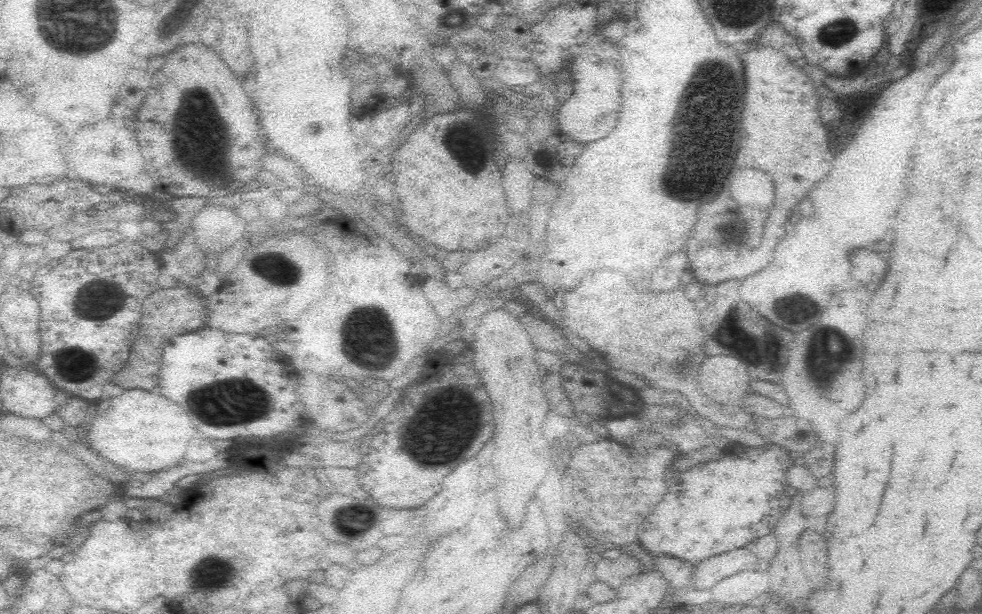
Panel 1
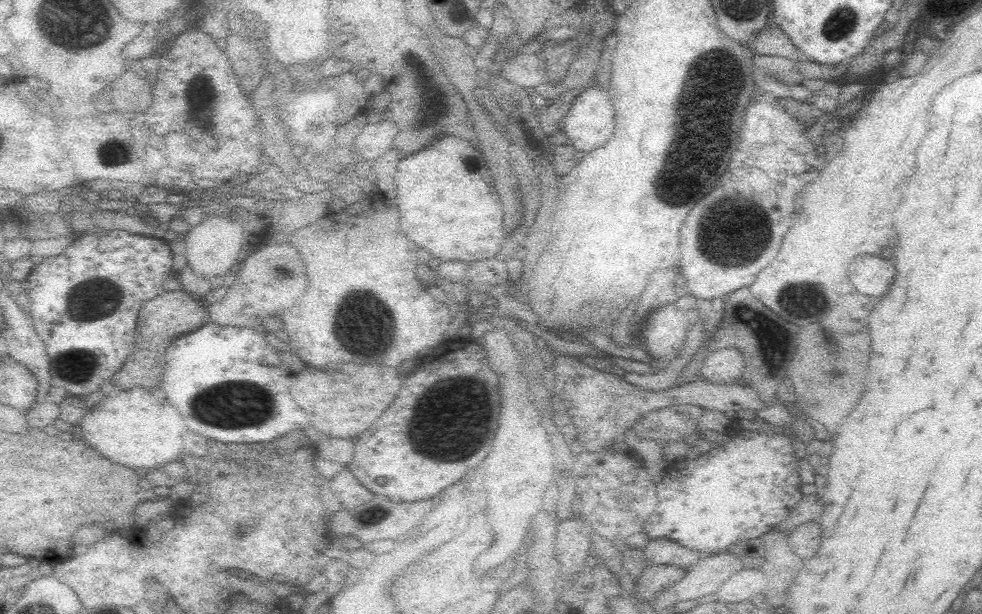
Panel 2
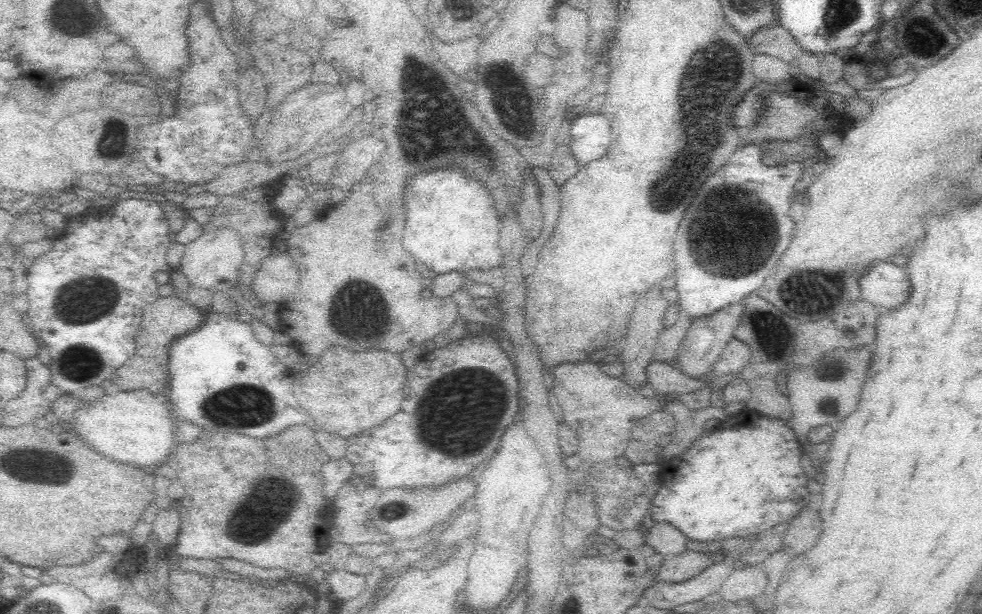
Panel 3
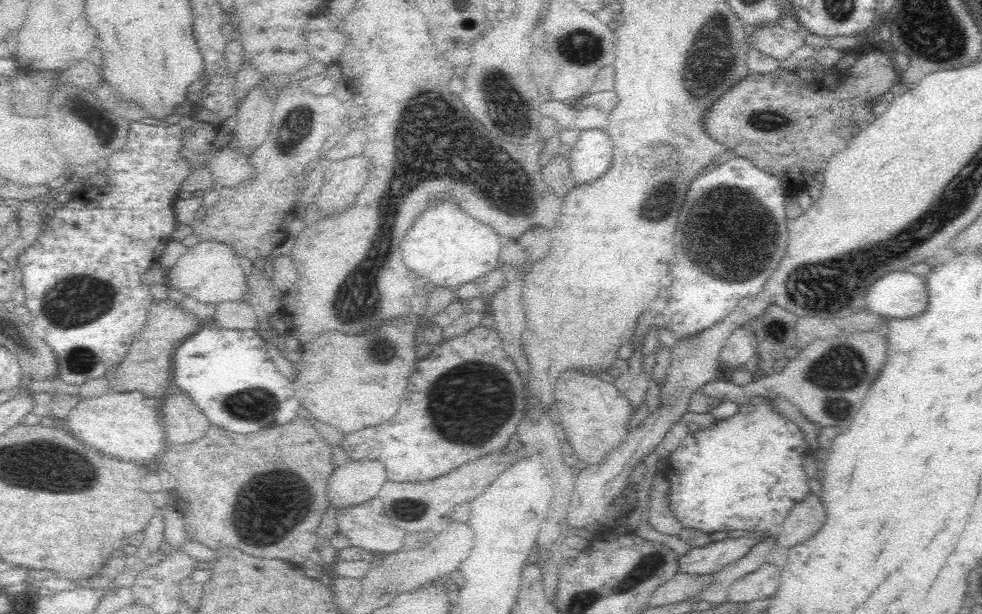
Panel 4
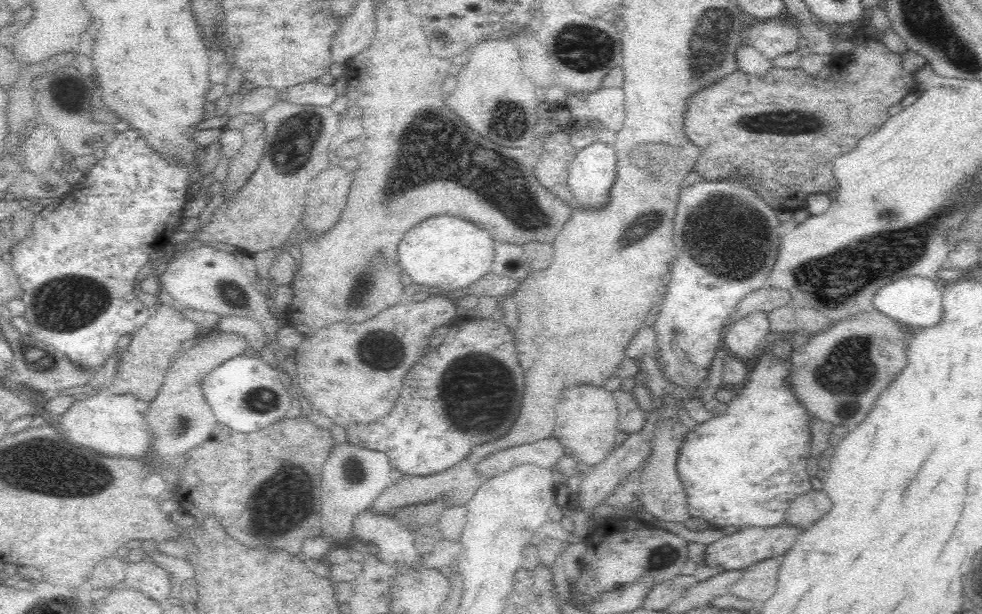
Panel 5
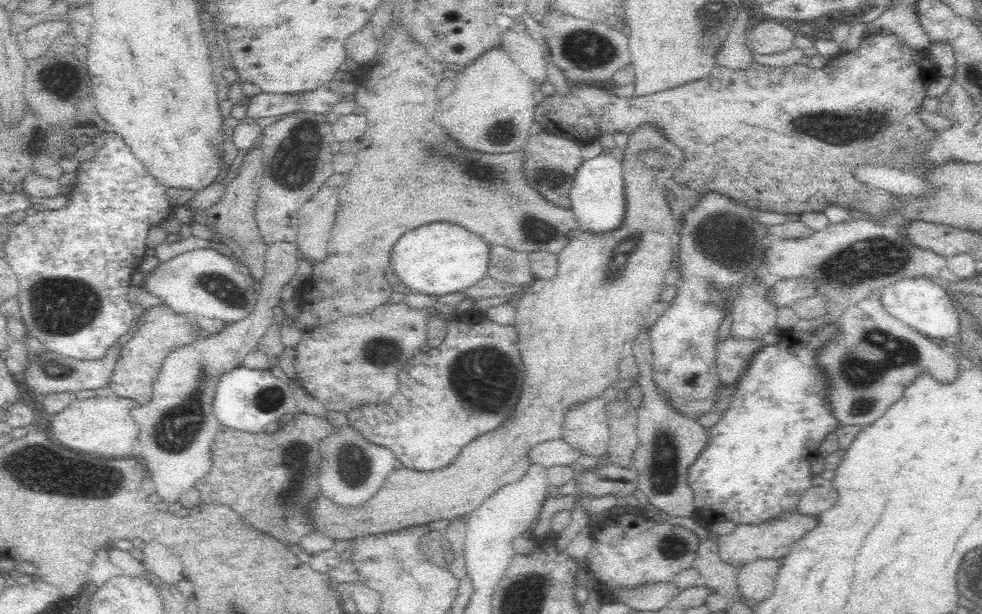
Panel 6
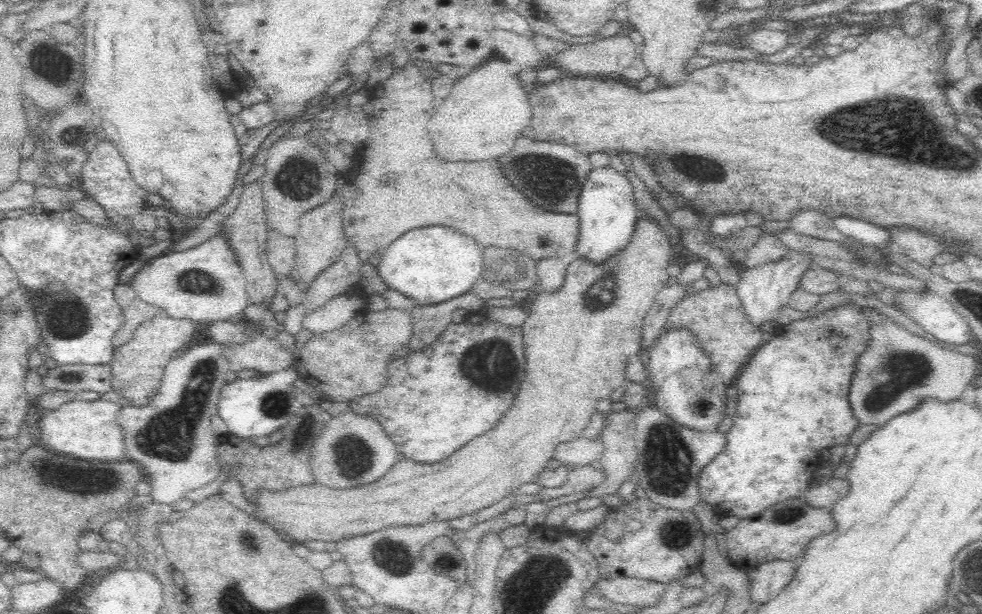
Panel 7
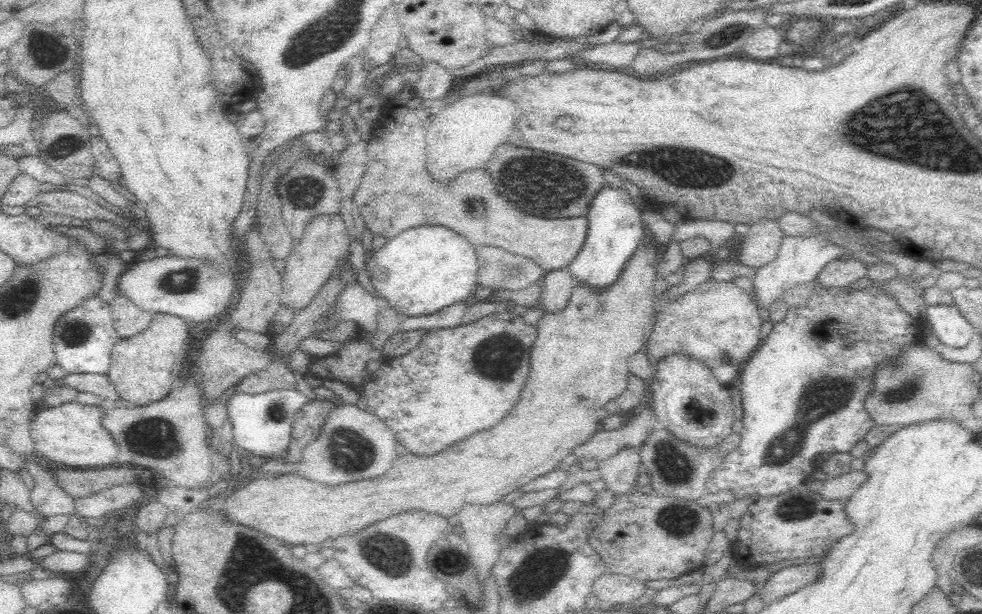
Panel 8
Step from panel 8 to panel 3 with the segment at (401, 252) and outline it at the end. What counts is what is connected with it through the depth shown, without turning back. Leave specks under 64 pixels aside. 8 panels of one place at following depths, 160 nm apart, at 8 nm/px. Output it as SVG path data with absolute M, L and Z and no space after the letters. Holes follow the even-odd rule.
M438 168L410 176L404 198L406 226L402 242L416 262L430 266L438 274L502 264L502 250L498 246L500 220L494 200L486 186L472 180L462 168Z

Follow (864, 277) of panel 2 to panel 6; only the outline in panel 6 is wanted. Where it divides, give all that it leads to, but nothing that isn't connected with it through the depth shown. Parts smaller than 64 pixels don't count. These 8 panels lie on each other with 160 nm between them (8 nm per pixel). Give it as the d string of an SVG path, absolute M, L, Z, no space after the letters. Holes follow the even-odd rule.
M928 277L899 280L881 290L880 302L886 312L924 336L959 338L958 313L946 295L945 284Z

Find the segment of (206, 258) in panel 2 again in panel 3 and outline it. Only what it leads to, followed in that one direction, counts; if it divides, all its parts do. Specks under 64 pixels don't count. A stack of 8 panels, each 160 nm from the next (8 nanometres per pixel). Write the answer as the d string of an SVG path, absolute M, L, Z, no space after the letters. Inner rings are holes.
M224 228L219 230L204 230L198 238L185 244L186 248L178 268L186 276L190 286L207 289L212 292L216 290L227 291L229 286L234 286L236 278L241 269L242 254L238 232Z

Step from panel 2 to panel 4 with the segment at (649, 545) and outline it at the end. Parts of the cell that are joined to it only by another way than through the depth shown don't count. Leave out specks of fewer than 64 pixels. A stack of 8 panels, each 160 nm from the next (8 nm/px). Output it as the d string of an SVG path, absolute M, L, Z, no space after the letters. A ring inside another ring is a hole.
M657 474L650 492L648 502L649 524L654 530L662 534L678 537L683 529L680 521L668 509L667 495L670 489L665 474Z

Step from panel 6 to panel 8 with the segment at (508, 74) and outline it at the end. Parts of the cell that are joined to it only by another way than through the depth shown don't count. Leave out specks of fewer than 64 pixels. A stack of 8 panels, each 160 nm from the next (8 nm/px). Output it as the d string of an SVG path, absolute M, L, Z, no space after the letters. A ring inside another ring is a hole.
M476 92L470 96L462 96L458 102L442 108L434 116L432 126L426 132L428 136L426 166L432 178L444 182L454 178L462 170L484 168L484 164L492 158L496 146L504 144L508 136L514 132L520 114L522 112L512 100L490 92Z

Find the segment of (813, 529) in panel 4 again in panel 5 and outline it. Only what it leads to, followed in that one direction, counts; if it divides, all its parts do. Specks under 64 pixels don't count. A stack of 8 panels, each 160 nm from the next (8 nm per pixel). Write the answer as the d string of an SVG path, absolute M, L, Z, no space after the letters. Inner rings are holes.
M812 489L810 496L798 496L792 502L790 510L786 511L783 524L792 527L802 526L800 529L804 530L826 516L830 510L832 510L832 502L826 498L826 494Z

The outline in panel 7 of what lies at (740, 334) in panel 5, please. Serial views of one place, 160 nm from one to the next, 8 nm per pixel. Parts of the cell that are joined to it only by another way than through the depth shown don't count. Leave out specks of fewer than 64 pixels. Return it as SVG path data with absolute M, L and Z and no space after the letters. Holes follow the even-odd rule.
M790 249L779 261L742 268L740 278L734 286L738 300L742 303L742 313L748 317L752 325L759 328L765 322L774 323L778 318L779 310L784 305L788 305L789 296L795 291L800 276L805 273L804 270L808 268L810 262L810 255Z

